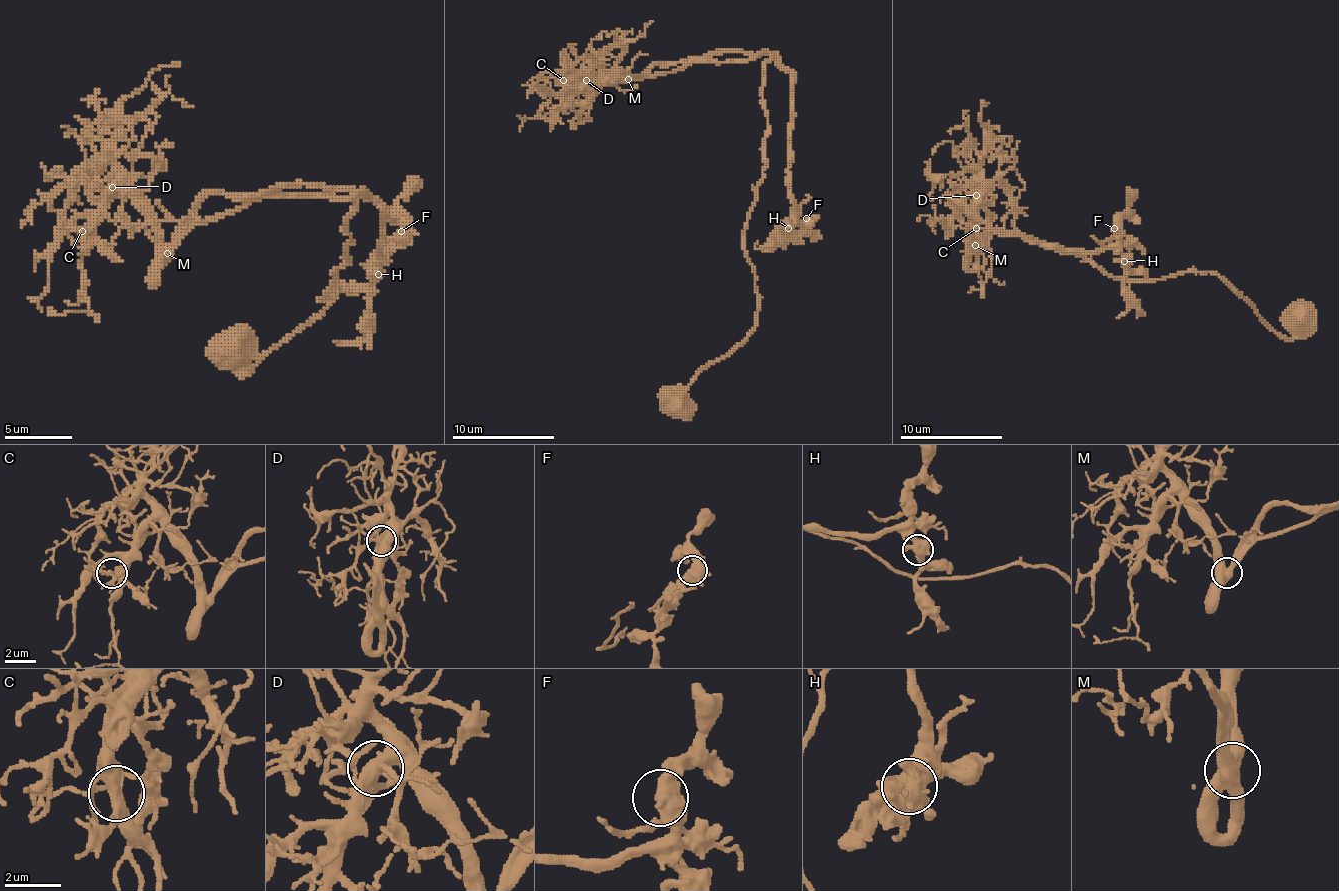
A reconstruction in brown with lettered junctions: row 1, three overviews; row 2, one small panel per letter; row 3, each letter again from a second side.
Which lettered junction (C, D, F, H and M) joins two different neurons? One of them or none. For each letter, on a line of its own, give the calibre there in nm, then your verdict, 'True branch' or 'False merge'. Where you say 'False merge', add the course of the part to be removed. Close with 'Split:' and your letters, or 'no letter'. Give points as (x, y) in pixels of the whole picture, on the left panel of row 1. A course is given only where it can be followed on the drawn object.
C: Thickness 220 nm. True branch
D: Thickness 400 nm. True branch
F: Thickness 550 nm. True branch
H: Thickness 550 nm. True branch
M: Thickness 550 nm. True branch
Split: no letter

